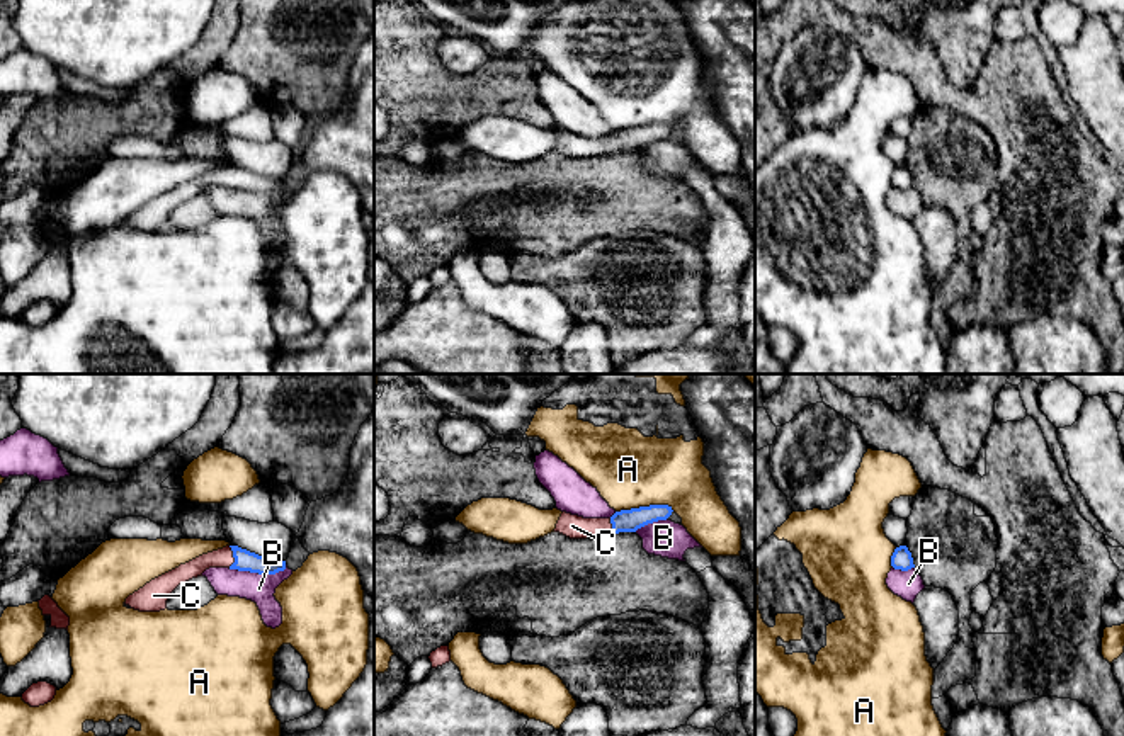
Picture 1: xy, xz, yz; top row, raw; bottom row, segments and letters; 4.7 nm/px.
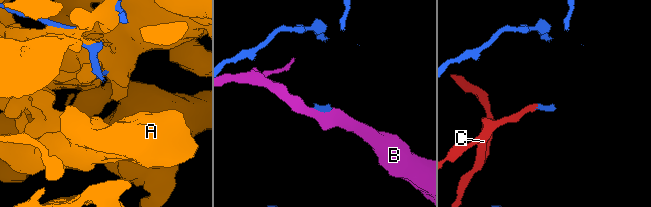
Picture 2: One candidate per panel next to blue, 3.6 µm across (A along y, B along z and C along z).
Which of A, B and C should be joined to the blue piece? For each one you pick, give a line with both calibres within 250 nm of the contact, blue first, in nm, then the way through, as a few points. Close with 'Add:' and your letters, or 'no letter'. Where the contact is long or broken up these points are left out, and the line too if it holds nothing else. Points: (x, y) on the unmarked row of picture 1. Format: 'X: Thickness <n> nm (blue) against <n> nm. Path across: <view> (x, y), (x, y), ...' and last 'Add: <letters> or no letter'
C: Thickness 100 nm (blue) against 100 nm. Path across: xy (244, 179), (233, 175), (223, 177)
Add: C

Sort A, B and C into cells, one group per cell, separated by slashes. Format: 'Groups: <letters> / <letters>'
Groups: A / B / C

